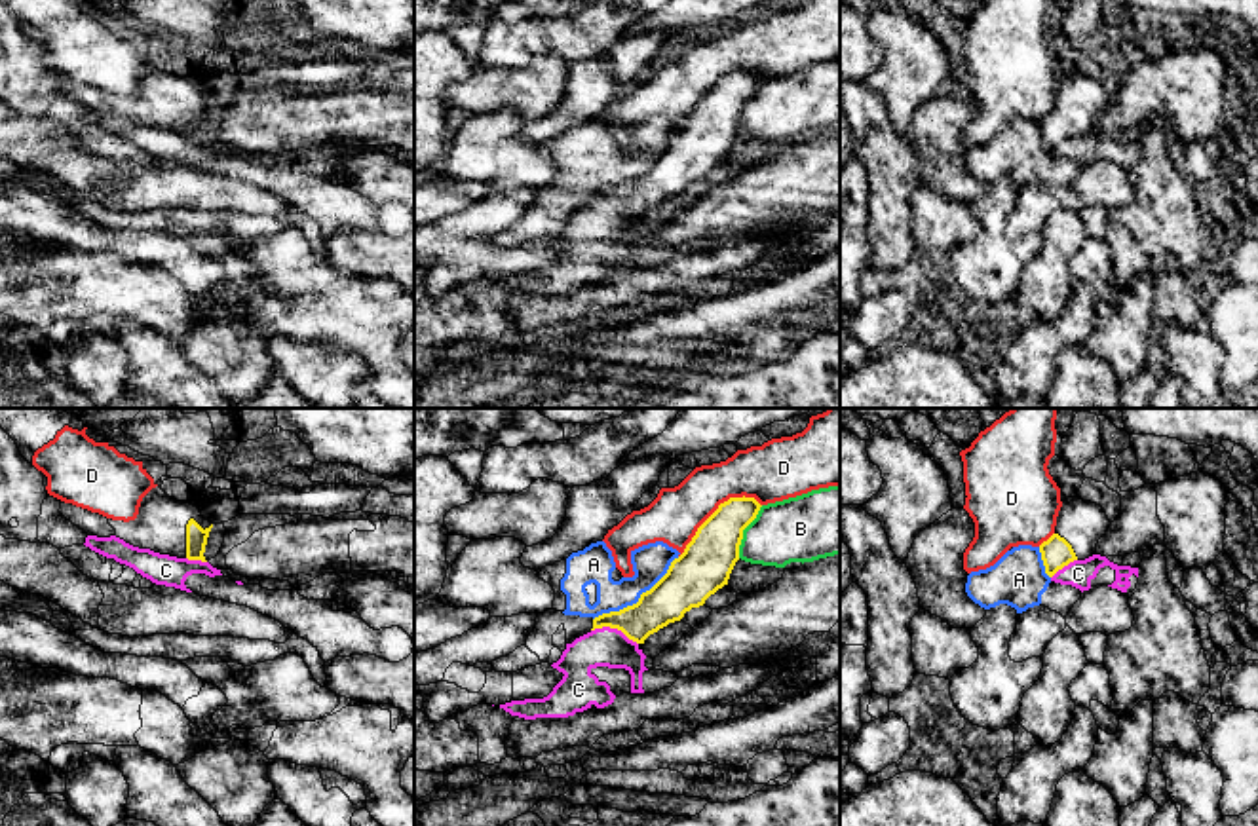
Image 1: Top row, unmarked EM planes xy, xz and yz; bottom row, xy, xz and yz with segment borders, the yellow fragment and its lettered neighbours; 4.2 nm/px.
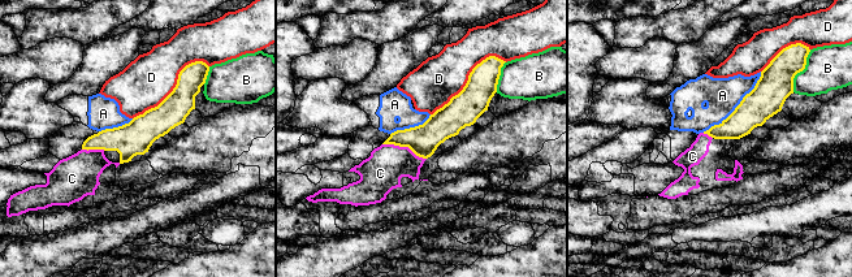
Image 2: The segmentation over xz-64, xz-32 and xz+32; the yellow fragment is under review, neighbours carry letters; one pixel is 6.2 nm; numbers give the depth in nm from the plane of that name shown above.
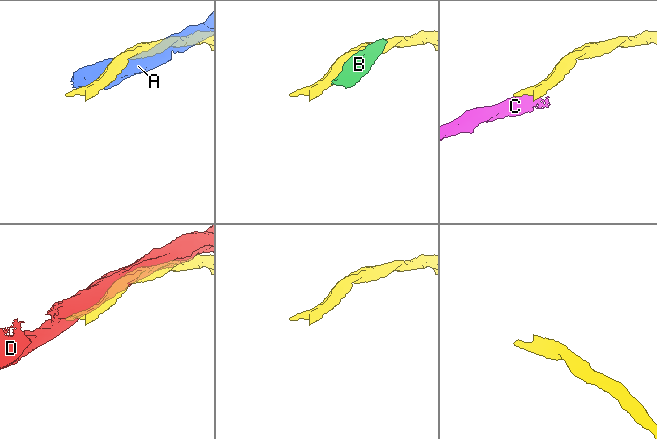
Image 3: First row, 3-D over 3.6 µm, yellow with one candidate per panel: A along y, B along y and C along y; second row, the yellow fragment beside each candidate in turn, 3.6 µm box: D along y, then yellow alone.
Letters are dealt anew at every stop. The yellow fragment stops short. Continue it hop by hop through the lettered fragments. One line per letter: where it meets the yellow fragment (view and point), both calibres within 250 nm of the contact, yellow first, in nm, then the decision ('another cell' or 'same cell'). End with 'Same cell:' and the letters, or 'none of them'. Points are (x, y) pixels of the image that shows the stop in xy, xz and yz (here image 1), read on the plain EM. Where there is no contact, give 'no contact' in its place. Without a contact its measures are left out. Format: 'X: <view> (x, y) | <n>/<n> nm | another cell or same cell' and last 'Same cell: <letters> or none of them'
A: xz (639, 173) | 220/160 nm | another cell
B: xz (742, 107) | 220/280 nm | another cell
C: xz (614, 202) | 180/160 nm | another cell
D: xz (715, 86) | 220/220 nm | another cell
Same cell: none of them

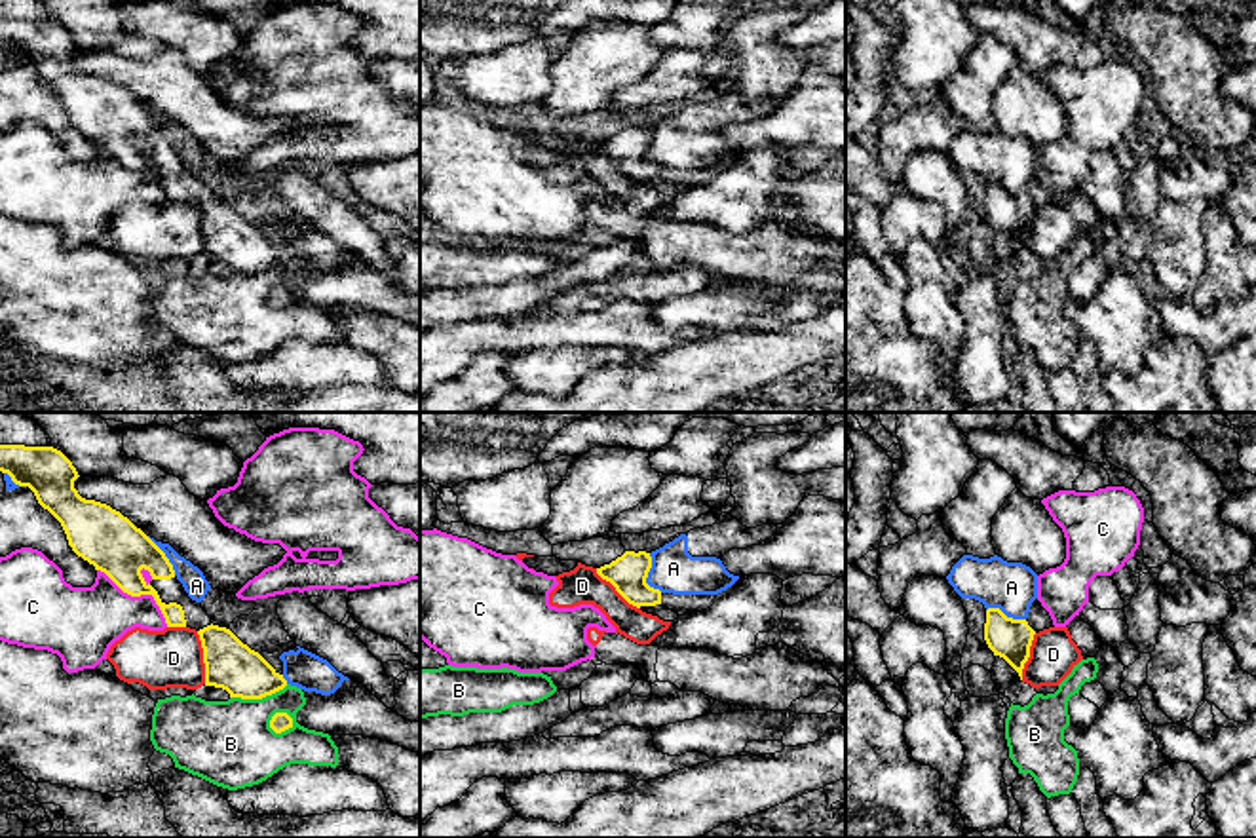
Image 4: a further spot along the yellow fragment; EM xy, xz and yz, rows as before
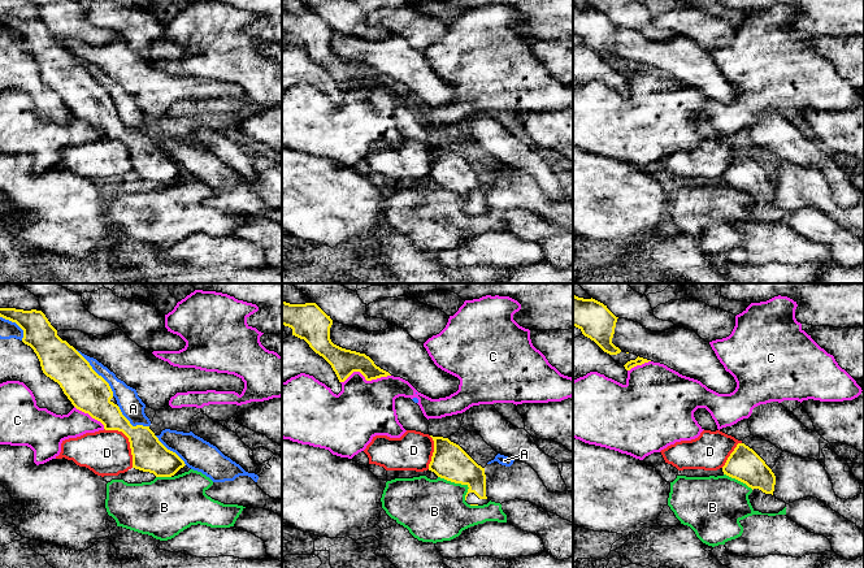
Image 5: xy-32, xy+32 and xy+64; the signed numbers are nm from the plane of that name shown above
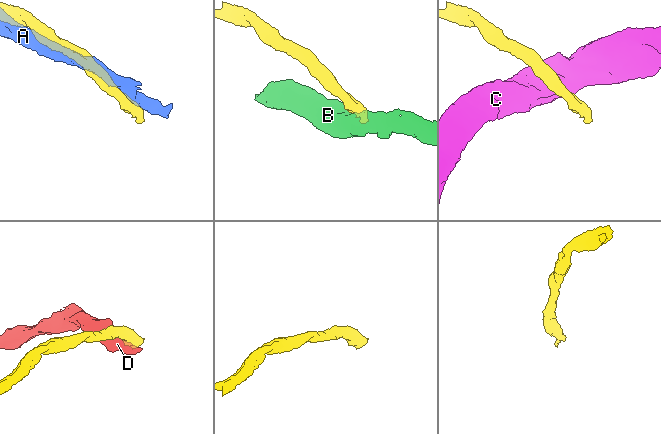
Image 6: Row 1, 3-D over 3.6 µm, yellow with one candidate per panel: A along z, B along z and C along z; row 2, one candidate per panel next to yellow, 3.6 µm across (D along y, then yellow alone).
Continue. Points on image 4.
A: xz (647, 151) | 160/190 nm | another cell
B: xy (282, 304) | 80/360 nm | another cell
C: xy (139, 170) | 240/280 nm | another cell
D: xy (204, 232) | 220/260 nm | another cell
Same cell: none of them

